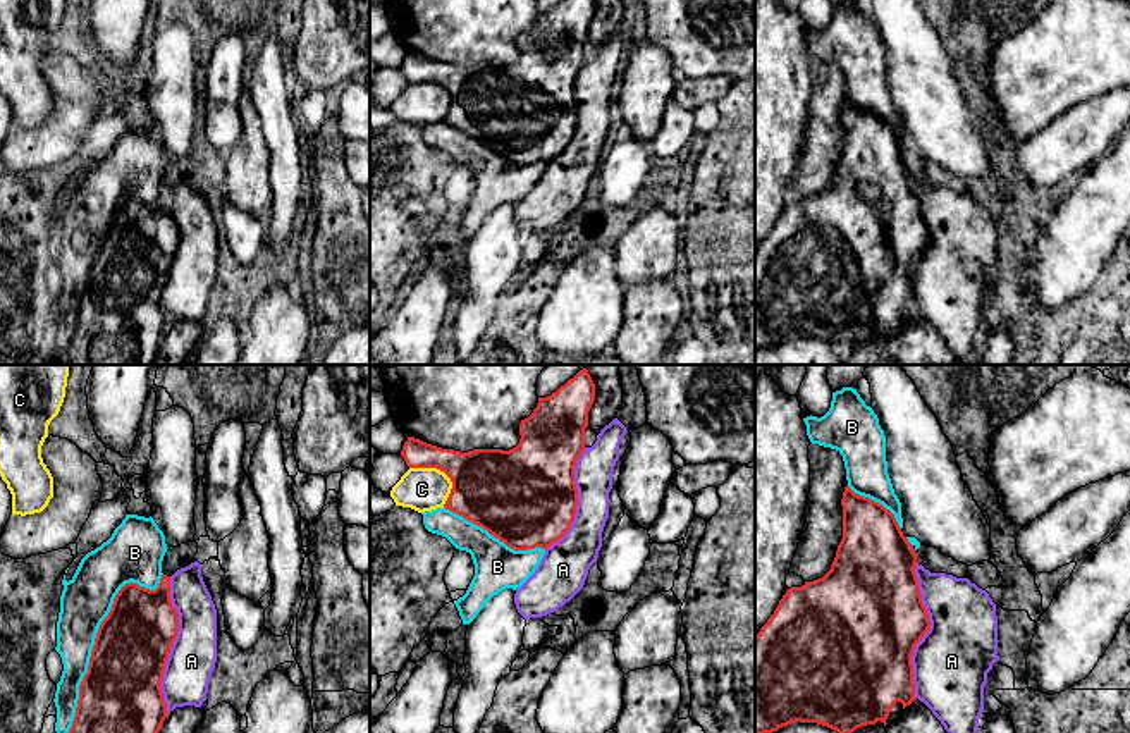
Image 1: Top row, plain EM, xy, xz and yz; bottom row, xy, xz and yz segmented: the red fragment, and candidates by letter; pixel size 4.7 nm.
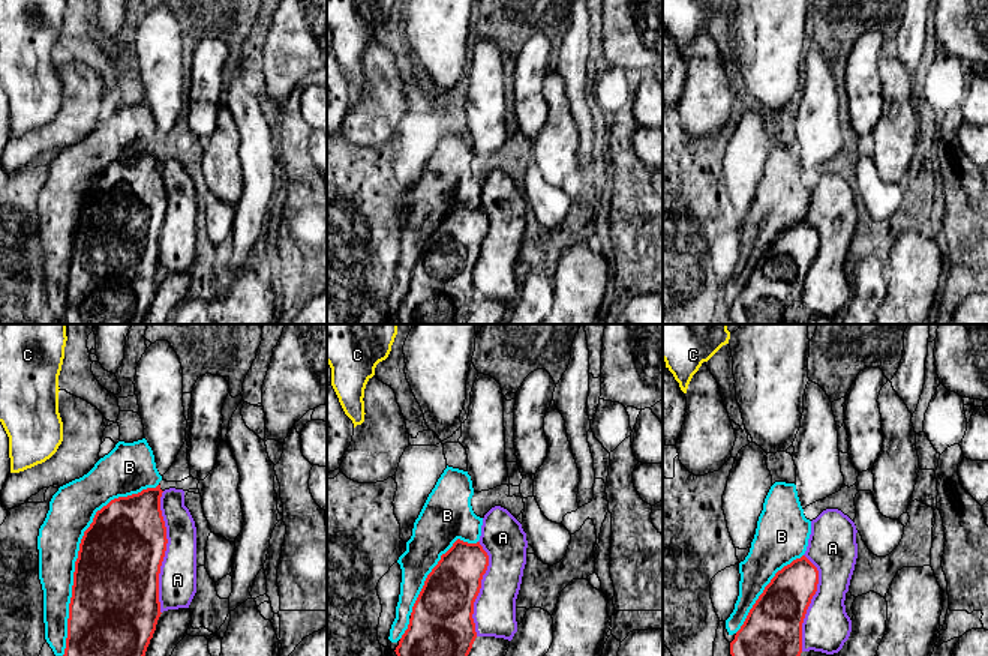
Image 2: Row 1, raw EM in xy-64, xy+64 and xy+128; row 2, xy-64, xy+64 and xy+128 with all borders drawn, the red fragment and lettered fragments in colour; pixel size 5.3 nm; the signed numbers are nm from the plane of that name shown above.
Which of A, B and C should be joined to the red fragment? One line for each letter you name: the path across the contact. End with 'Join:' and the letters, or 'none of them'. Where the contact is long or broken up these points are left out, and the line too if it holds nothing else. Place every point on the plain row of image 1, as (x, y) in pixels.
Join: none of them

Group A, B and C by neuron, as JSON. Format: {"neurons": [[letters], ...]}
{"neurons": [["A"], ["B"], ["C"]]}

